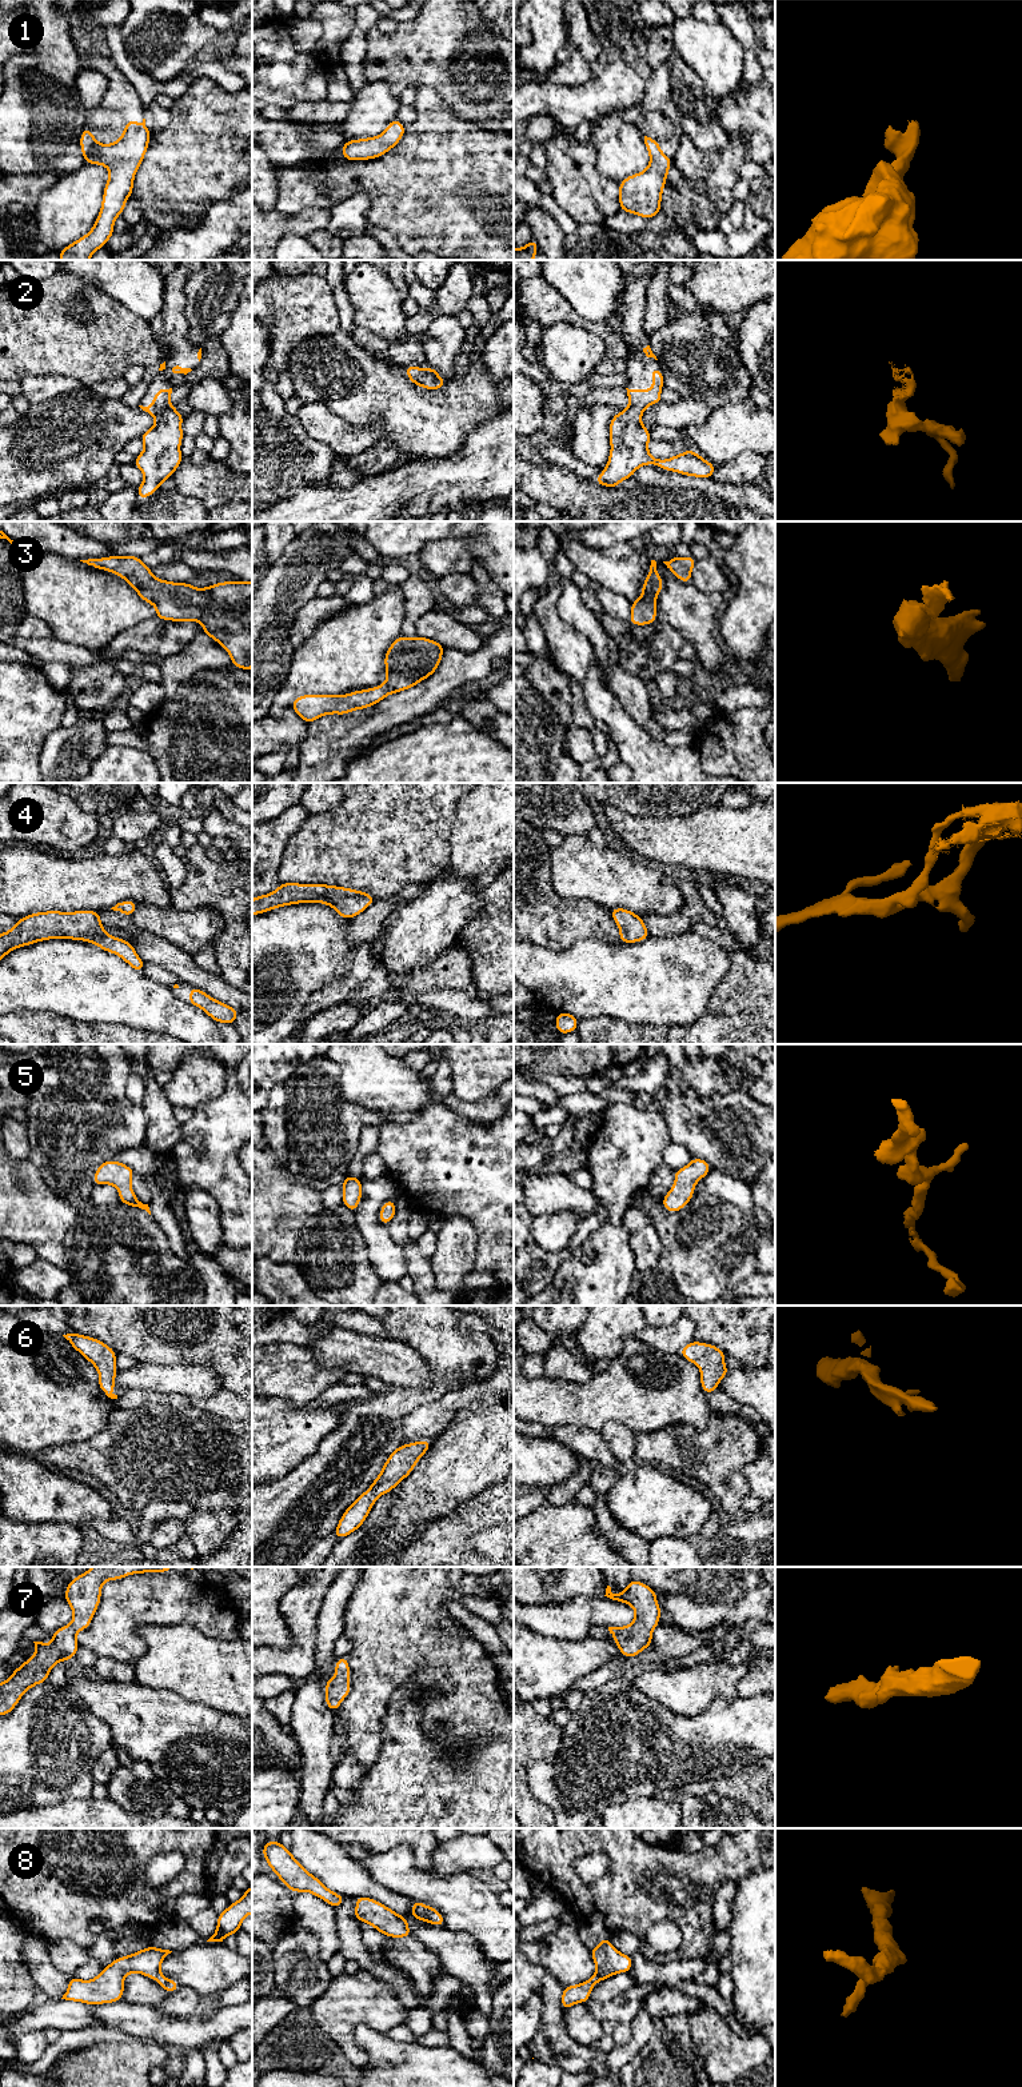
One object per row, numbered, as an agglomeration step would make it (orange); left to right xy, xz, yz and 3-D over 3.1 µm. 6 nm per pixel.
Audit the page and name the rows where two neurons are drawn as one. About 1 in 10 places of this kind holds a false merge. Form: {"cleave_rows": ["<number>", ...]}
{"cleave_rows": []}

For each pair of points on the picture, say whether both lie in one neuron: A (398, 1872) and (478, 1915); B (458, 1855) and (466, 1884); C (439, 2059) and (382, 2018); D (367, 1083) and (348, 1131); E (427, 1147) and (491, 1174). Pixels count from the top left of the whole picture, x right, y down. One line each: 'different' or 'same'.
A: same
B: different
C: different
D: different
E: same

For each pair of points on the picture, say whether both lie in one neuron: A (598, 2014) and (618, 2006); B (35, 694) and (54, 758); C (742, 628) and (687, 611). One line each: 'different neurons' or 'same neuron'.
A: same neuron
B: different neurons
C: different neurons

